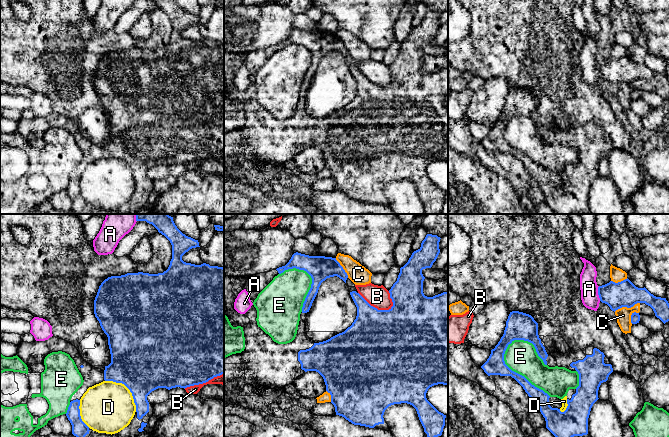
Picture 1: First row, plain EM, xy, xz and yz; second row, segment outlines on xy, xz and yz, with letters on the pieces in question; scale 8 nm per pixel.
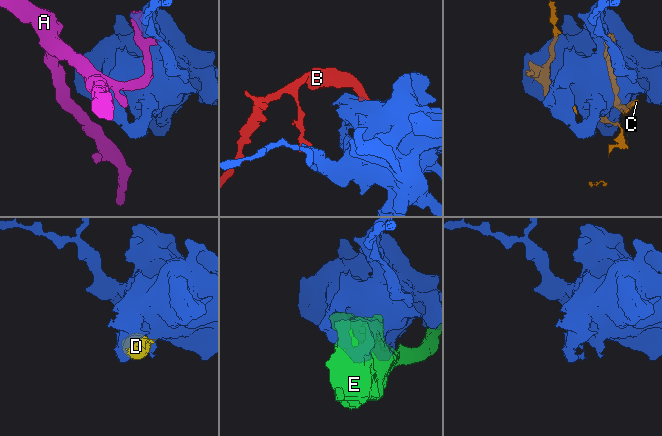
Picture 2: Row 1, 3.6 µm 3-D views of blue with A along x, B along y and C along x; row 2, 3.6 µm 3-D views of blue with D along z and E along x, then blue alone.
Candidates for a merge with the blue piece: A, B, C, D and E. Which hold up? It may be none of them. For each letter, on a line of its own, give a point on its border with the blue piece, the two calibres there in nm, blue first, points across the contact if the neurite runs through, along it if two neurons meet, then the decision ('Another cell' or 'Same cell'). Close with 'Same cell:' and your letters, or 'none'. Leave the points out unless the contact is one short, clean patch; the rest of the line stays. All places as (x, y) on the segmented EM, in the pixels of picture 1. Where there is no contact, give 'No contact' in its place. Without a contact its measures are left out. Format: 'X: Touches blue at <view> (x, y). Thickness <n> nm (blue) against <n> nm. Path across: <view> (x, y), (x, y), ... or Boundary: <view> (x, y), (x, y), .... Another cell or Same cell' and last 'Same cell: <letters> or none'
A: Touches blue at yz (598, 293). Thickness 200 nm (blue) against 140 nm. Another cell
B: Touches blue at xz (376, 308). Thickness 480 nm (blue) against 180 nm. Another cell
C: Touches blue at yz (626, 306). Thickness 200 nm (blue) against 120 nm. Another cell
D: Touches blue at xy (128, 388). Thickness 480 nm (blue) against 420 nm. Another cell
E: Touches blue at yz (515, 372). Thickness 160 nm (blue) against 260 nm. Another cell
Same cell: none

